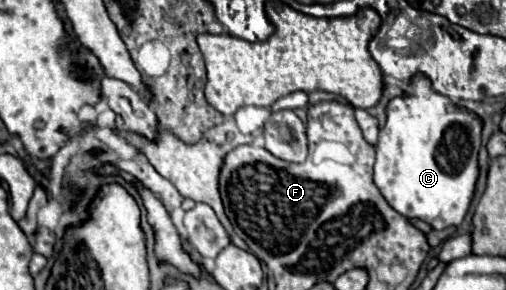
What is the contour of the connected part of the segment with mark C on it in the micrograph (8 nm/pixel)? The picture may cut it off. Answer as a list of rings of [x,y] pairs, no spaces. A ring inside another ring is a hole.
[[[416,73],[410,83],[408,83],[408,89],[404,91],[404,95],[400,97],[394,97],[388,101],[386,105],[386,125],[380,129],[380,139],[378,139],[378,147],[376,147],[376,165],[374,165],[374,183],[376,187],[380,189],[380,193],[384,195],[384,199],[388,201],[390,207],[394,207],[400,215],[404,217],[416,217],[416,219],[422,219],[426,221],[428,225],[432,225],[434,229],[444,229],[444,227],[458,227],[470,207],[470,201],[474,197],[474,187],[476,187],[476,181],[478,181],[478,173],[480,173],[480,167],[478,167],[478,151],[480,151],[480,145],[482,145],[482,119],[464,109],[464,107],[458,107],[450,97],[446,95],[440,95],[432,89],[432,83],[430,79],[424,75],[424,73]]]

